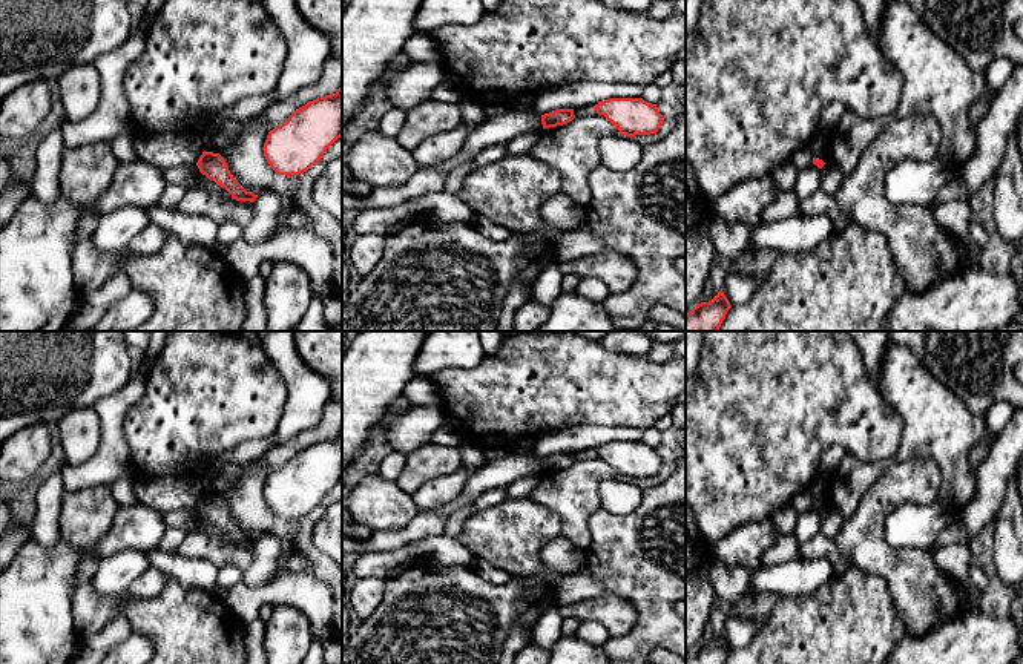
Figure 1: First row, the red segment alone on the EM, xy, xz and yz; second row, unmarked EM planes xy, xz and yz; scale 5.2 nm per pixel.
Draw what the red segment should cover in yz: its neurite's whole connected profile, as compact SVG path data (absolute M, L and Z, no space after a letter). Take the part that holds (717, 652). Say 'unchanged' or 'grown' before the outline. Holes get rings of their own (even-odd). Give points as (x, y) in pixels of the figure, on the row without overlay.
unchanged; M721 632L712 644L701 646L686 656L686 664L724 664L730 652L732 649Z

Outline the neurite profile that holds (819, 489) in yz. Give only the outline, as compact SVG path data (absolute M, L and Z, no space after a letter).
M821 474L808 488L813 501L819 501L824 506L828 505L828 477Z

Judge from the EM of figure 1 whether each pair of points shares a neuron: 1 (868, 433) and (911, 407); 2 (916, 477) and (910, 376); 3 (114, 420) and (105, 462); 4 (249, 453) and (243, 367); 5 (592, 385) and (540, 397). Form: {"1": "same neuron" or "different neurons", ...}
{"1": "different neurons", "2": "different neurons", "3": "same neuron", "4": "different neurons", "5": "same neuron"}

